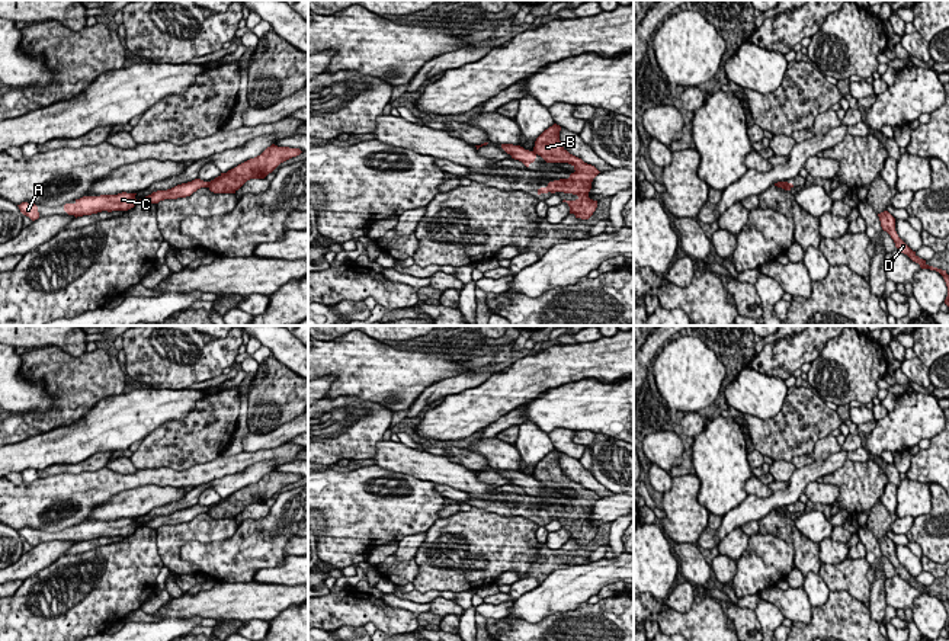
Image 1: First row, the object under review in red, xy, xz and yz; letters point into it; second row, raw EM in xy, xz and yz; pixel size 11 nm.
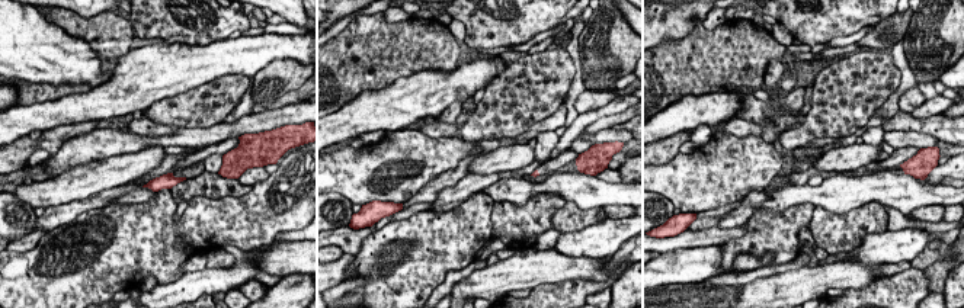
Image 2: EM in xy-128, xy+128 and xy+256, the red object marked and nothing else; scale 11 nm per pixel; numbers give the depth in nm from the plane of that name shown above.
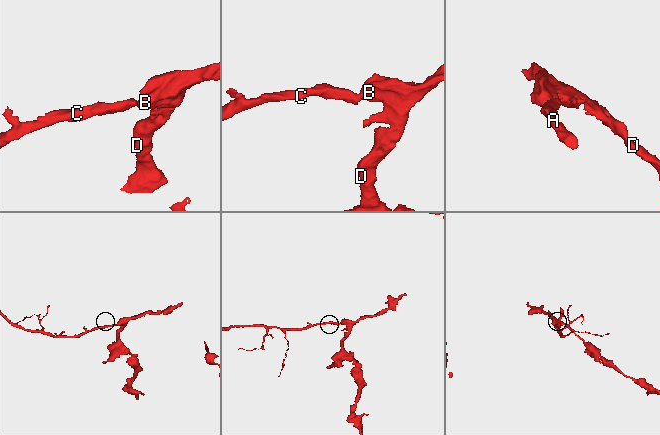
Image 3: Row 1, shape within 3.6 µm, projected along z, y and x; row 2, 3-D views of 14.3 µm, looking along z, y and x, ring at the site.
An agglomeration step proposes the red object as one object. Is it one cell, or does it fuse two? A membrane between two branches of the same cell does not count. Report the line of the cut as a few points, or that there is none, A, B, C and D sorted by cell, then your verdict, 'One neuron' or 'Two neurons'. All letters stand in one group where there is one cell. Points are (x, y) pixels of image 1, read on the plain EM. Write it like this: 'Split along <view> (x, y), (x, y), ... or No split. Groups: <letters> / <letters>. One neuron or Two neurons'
Split along xy (210, 508), (207, 512). Groups: A C / B D. Two neurons

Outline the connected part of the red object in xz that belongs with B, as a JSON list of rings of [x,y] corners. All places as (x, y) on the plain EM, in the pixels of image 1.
[[[554,449],[545,455],[535,467],[533,478],[541,481],[546,488],[568,488],[574,499],[568,504],[549,507],[546,513],[538,515],[541,519],[573,519],[576,526],[562,526],[570,532],[570,539],[576,544],[589,545],[597,533],[597,526],[589,523],[593,504],[600,499],[594,491],[584,488],[581,484],[570,480],[560,467],[561,452]]]

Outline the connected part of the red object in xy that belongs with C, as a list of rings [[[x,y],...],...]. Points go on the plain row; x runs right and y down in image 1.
[[[195,504],[187,509],[177,510],[167,516],[157,516],[151,520],[141,523],[140,526],[135,525],[137,519],[118,519],[118,520],[100,520],[100,522],[83,522],[80,525],[76,525],[74,529],[65,529],[64,536],[68,541],[83,542],[83,541],[92,541],[102,536],[128,536],[134,533],[138,528],[151,528],[158,529],[164,525],[177,525],[177,523],[186,523],[190,522],[193,517],[196,517],[201,513],[208,513],[209,507],[203,507],[201,504]]]

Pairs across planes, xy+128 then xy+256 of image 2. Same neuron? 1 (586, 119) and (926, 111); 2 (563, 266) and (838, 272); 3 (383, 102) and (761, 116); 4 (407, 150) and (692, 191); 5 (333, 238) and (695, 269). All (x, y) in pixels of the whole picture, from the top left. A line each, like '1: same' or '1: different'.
1: same
2: same
3: different
4: same
5: different

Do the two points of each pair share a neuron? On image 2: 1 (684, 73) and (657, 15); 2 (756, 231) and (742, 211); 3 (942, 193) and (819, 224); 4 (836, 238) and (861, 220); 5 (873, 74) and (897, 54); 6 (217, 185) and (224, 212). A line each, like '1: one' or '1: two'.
1: two
2: two
3: two
4: one
5: two
6: two

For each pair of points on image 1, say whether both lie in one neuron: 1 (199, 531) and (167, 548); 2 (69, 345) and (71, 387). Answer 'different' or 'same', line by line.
1: same
2: different

